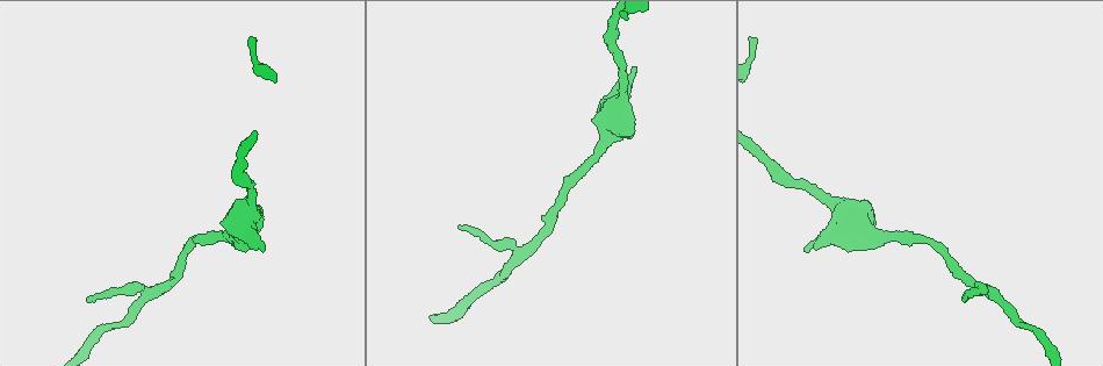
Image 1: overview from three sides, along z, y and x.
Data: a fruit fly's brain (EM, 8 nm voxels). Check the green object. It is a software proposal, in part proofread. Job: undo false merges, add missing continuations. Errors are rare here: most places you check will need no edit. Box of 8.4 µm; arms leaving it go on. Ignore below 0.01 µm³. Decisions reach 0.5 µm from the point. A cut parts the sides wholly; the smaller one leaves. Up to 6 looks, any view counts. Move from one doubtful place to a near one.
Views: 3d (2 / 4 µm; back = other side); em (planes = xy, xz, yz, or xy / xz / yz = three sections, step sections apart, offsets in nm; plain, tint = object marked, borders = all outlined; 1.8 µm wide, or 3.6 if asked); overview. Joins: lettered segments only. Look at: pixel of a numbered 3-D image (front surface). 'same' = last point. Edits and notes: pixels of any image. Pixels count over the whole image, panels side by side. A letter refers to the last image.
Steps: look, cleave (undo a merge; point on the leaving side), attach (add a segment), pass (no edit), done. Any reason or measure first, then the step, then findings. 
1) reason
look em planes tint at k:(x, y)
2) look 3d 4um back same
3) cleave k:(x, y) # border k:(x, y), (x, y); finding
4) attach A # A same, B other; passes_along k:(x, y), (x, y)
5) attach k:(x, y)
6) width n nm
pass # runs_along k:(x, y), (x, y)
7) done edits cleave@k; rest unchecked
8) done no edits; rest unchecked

stops while still wide
look 3d 4um back at 1:(634, 66)

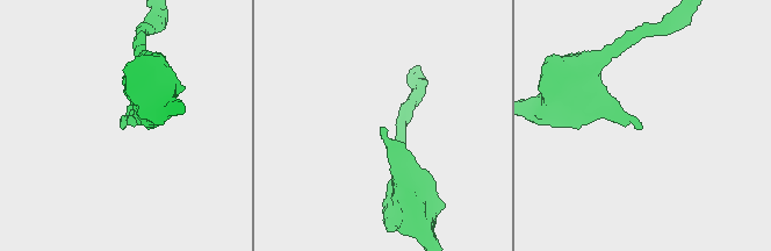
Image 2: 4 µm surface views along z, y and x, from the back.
look em xz step 16 tint at 2:(121, 125)

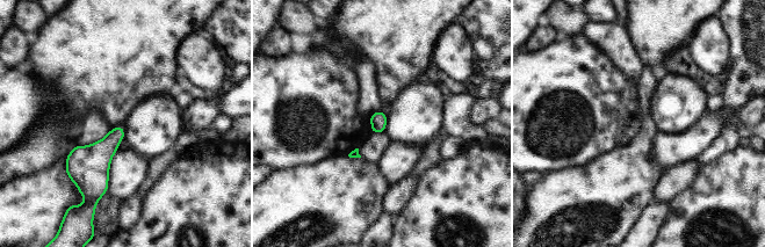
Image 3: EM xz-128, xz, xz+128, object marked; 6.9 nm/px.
another direction
look em planes borders same

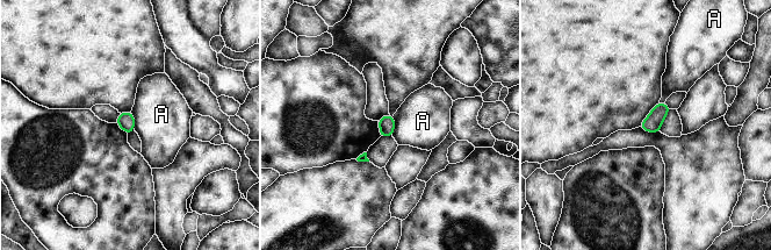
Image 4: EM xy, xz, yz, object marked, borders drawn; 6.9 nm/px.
pass # A other; none of them fits

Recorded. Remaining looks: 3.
long arm stops here
look 3d 2um at 1:(756, 39)

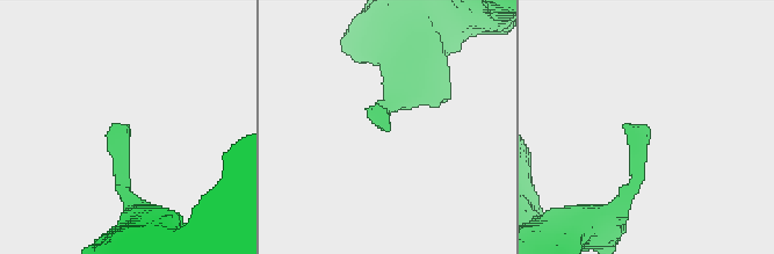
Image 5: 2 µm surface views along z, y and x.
now the EM
look em yz step 8 borders at 5:(385, 131)

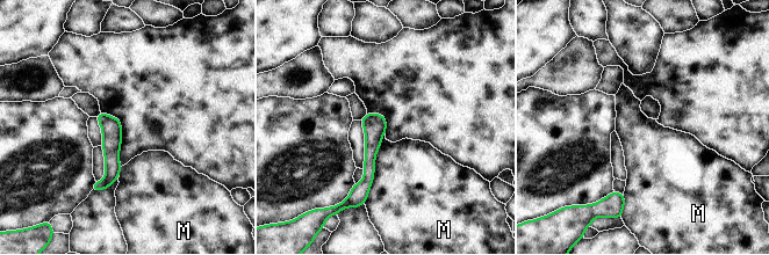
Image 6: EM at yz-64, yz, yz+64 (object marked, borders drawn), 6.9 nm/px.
another direction
look em planes borders same

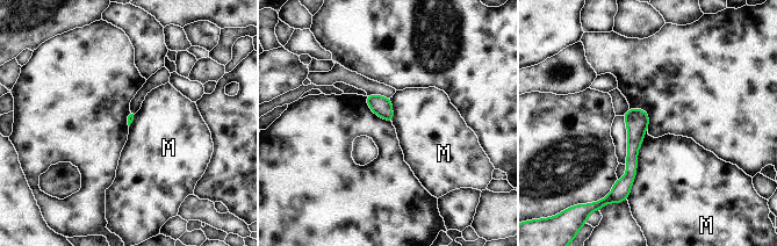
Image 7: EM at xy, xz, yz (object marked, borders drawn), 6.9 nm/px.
longest_contact M 500 nm
pass # M other; none of them fits

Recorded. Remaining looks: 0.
done no edits; rest unchecked

